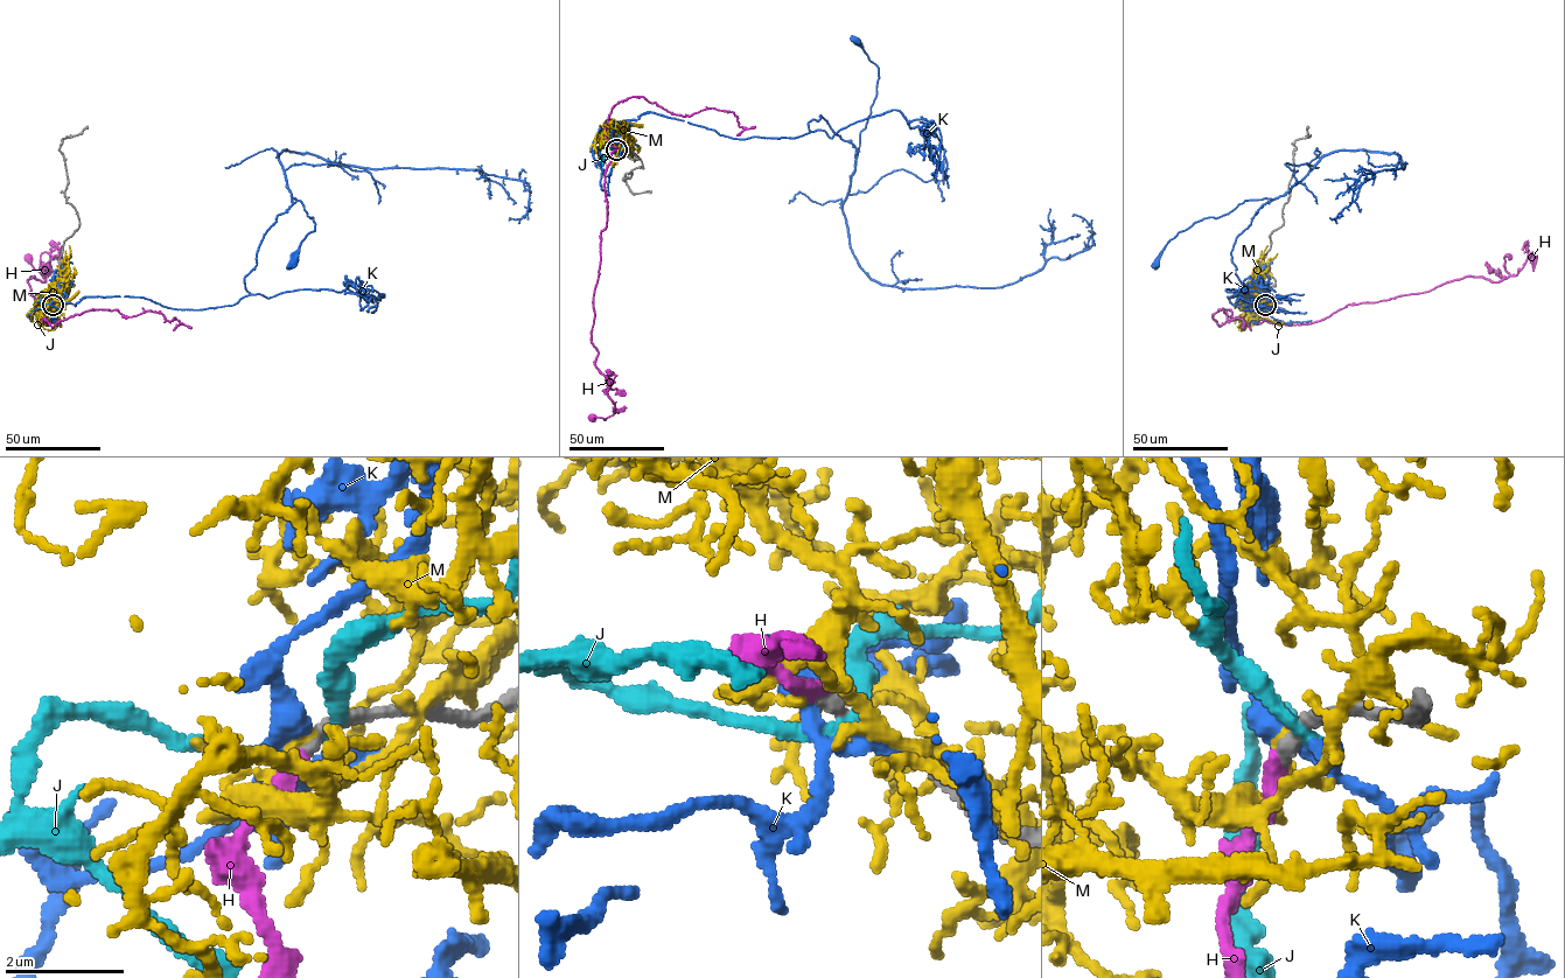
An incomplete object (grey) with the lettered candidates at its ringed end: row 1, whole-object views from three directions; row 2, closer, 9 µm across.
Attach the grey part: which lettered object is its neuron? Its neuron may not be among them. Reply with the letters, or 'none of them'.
H

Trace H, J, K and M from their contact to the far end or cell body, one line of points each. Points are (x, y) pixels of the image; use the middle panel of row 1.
H: (617, 149), (605, 173), (607, 222), (592, 334), (595, 365), (608, 382), (614, 412), (593, 417)
J: (617, 149), (608, 148), (615, 151), (605, 155), (602, 166)
K: (617, 149), (629, 120), (648, 112), (746, 139), (798, 137), (821, 114), (856, 158), (879, 71), (856, 40)
M: (617, 149), (621, 152), (622, 142), (619, 137), (624, 135), (622, 145), (633, 147), (633, 152)

